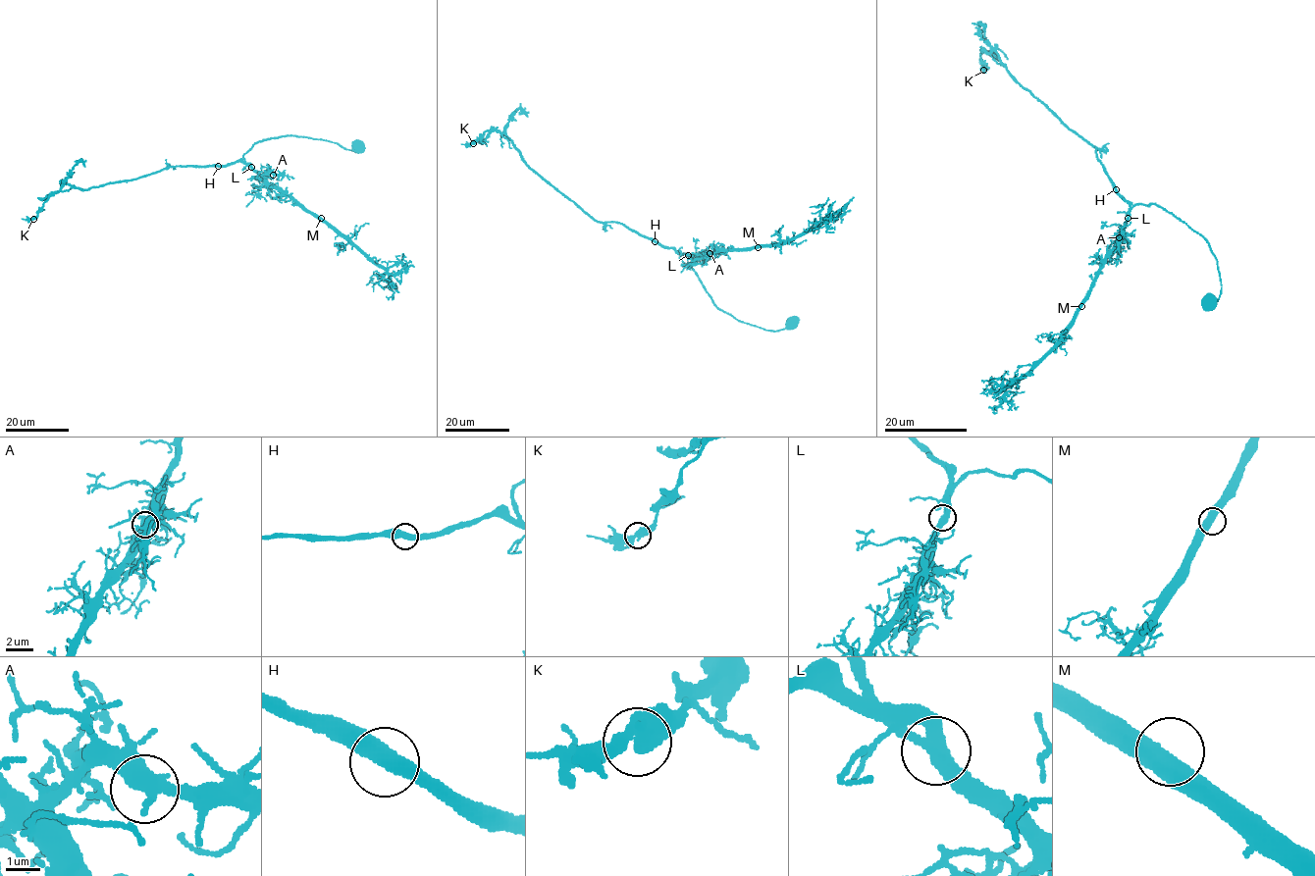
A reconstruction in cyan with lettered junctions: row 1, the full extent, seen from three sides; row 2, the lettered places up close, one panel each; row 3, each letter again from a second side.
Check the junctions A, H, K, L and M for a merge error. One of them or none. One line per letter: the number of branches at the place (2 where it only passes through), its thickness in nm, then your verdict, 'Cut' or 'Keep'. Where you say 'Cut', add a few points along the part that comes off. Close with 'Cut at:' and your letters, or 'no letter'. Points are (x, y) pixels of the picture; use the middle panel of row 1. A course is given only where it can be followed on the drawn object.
A: Branches: 2. Thickness 440 nm. Keep
H: Branches: 2. Thickness 440 nm. Keep
K: Branches: 2. Thickness 460 nm. Keep
L: Branches: 2. Thickness 440 nm. Keep
M: Branches: 2. Thickness 500 nm. Keep
Cut at: no letter

